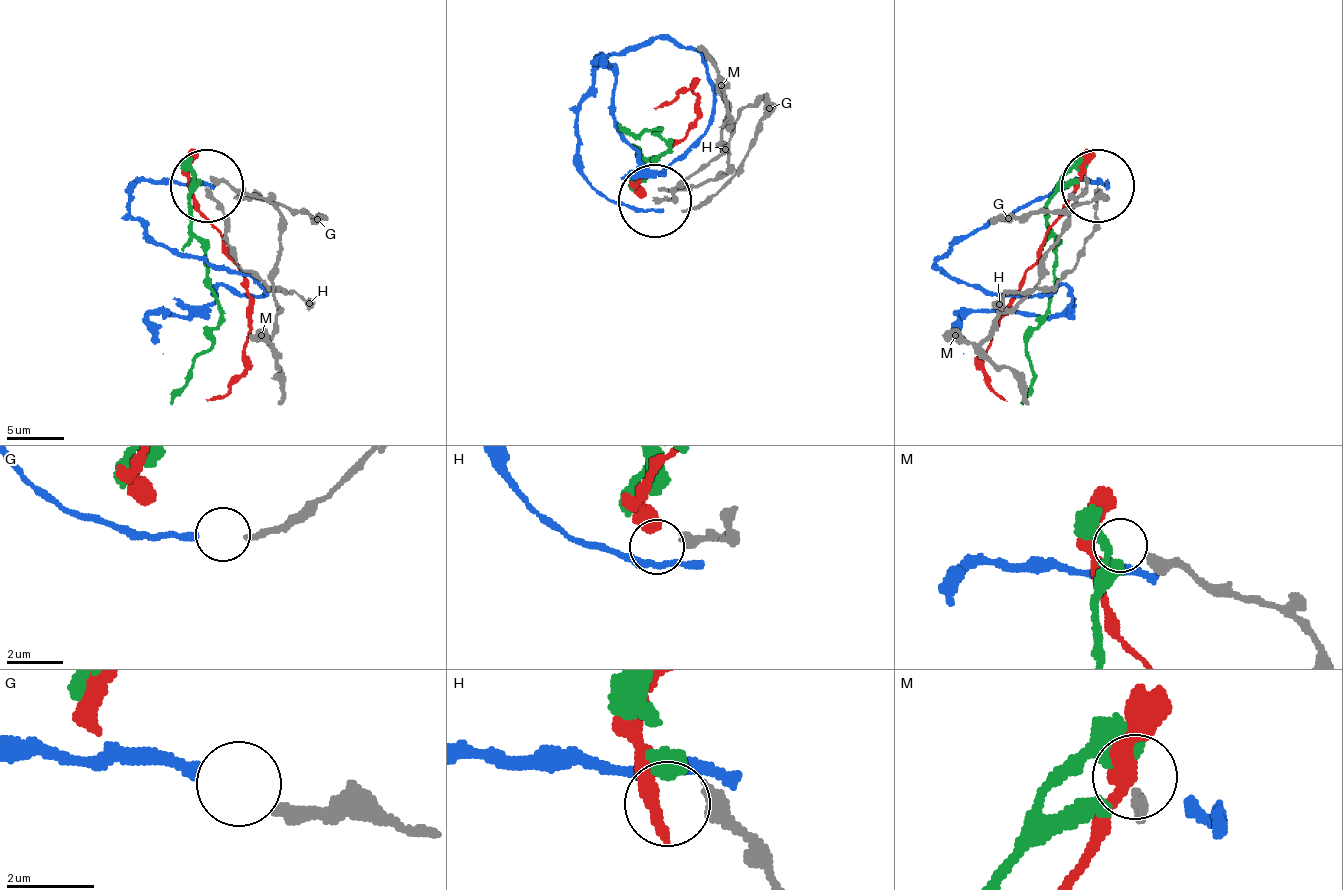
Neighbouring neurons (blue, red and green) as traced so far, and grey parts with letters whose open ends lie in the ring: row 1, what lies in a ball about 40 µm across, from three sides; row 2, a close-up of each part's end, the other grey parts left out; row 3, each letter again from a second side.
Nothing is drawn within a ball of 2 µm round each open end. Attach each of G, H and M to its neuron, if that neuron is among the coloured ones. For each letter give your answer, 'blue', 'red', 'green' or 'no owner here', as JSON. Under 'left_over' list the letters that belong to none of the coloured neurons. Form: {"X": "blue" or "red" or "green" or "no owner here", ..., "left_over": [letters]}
{"G": "blue", "H": "no owner here", "M": "no owner here", "left_over": ["H", "M"]}

